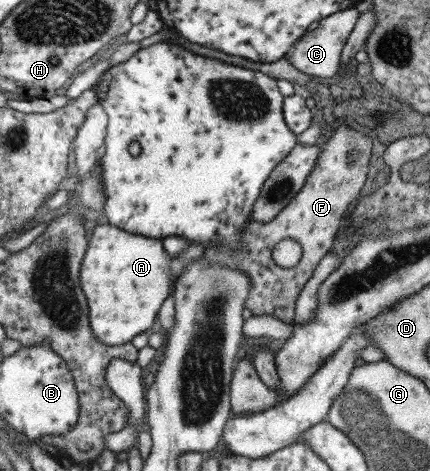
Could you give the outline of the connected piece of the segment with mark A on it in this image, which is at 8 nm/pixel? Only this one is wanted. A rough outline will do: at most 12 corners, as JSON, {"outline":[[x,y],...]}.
{"outline":[[92,228],[80,265],[92,335],[150,331],[175,279],[160,238]]}

